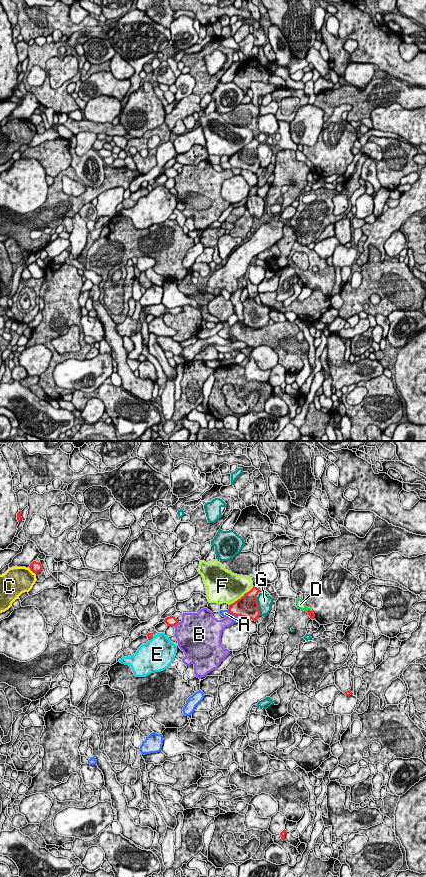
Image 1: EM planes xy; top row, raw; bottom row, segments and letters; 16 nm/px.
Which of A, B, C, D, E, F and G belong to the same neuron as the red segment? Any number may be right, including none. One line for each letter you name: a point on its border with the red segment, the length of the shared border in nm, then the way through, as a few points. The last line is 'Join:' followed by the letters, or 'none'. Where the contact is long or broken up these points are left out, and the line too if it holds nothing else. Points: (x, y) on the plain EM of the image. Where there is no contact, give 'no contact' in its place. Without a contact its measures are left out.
D: meets red in xy at (309, 162); contact 100 nm long; runs through xy (310, 165), (309, 162), (300, 156)
Join: D

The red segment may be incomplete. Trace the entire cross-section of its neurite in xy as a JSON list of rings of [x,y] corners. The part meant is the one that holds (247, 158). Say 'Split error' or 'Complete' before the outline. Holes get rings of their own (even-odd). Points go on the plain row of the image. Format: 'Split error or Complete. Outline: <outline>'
Complete. Outline: [[[254,139],[245,145],[240,151],[229,157],[229,164],[235,168],[250,170],[257,174],[260,168],[260,162],[257,154],[257,147],[260,144],[259,140]]]

